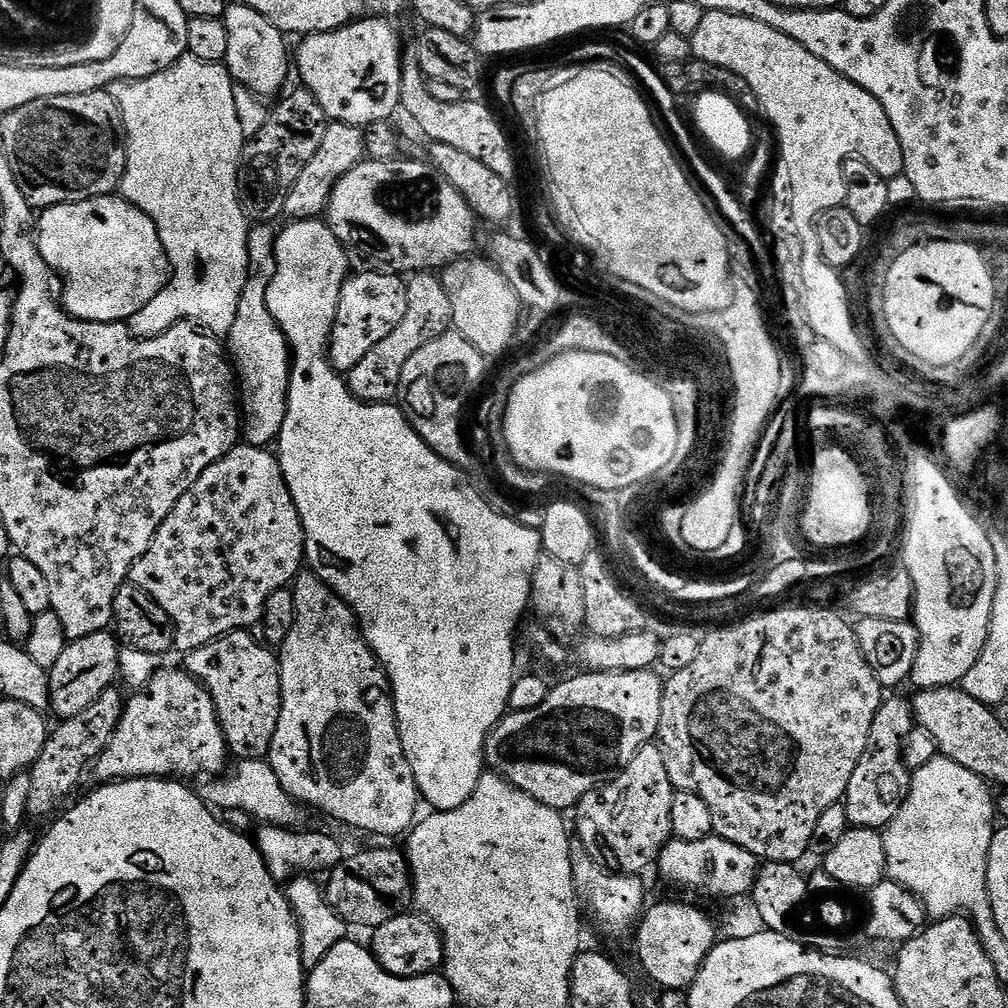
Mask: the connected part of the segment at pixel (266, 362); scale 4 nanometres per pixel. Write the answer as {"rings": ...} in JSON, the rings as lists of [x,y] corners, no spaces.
{"rings":[[[256,222],[249,227],[248,230],[248,281],[244,287],[242,298],[238,302],[238,318],[234,318],[234,326],[230,326],[226,337],[226,348],[230,353],[230,359],[234,365],[234,371],[238,381],[238,395],[242,405],[242,436],[251,447],[268,448],[275,445],[280,438],[282,430],[282,422],[286,422],[286,410],[288,409],[288,387],[290,386],[290,374],[292,373],[292,349],[287,338],[284,336],[283,330],[278,326],[276,319],[270,314],[270,306],[268,305],[268,287],[272,284],[272,279],[276,273],[276,238],[278,235],[277,229],[272,229],[273,225],[268,222]]]}

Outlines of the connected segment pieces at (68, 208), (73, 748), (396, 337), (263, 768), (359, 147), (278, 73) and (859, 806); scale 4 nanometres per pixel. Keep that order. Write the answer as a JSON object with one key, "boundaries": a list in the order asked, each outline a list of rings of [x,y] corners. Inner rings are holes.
{"boundaries":[[[[116,194],[43,209],[38,243],[42,258],[62,281],[64,311],[79,320],[126,322],[170,279],[168,256],[154,222]]],[[[116,686],[107,688],[102,694],[102,698],[98,698],[98,702],[94,702],[94,706],[86,706],[86,710],[82,710],[82,714],[69,720],[60,720],[57,728],[55,725],[51,729],[46,746],[42,746],[42,754],[38,754],[38,758],[32,763],[30,769],[29,817],[48,816],[51,812],[56,811],[59,813],[73,799],[72,791],[79,786],[80,779],[87,772],[89,775],[90,769],[102,754],[102,750],[106,750],[106,746],[122,718],[126,696],[118,689],[119,687]]],[[[425,270],[417,272],[407,281],[408,293],[406,294],[406,315],[402,317],[402,322],[398,322],[398,326],[394,326],[394,330],[390,330],[390,334],[386,338],[382,338],[382,342],[378,342],[378,346],[374,346],[374,350],[370,350],[370,354],[366,354],[366,358],[362,358],[362,362],[358,362],[358,366],[354,366],[346,373],[346,383],[353,396],[357,400],[361,400],[363,404],[391,404],[400,395],[400,379],[402,378],[402,369],[406,366],[406,361],[412,357],[418,350],[422,350],[422,346],[426,346],[426,342],[434,342],[434,338],[443,336],[445,332],[452,328],[452,311],[450,310],[450,294],[446,294],[446,286],[443,279],[435,271]]],[[[267,759],[241,760],[235,766],[237,768],[233,767],[223,778],[209,779],[212,780],[209,784],[198,788],[198,795],[205,804],[224,812],[242,810],[263,824],[299,825],[301,805],[284,789],[282,782],[278,782],[278,774],[274,774]],[[224,778],[225,780],[220,780]]],[[[329,123],[326,134],[322,134],[322,146],[318,146],[314,158],[302,166],[302,174],[298,174],[298,182],[290,190],[284,203],[283,215],[297,220],[315,220],[325,215],[328,199],[334,186],[354,166],[358,166],[365,159],[364,128],[354,124]]],[[[239,2],[229,3],[224,9],[222,19],[226,26],[224,64],[233,81],[243,91],[245,88],[256,96],[279,97],[285,91],[288,68],[290,72],[290,48],[288,52],[289,41],[285,33],[280,32],[278,26],[270,26],[270,22],[266,22],[266,18],[258,14],[258,10],[250,10],[250,6],[242,6]]],[[[885,699],[880,705],[878,714],[874,714],[874,726],[870,726],[870,738],[866,738],[866,750],[862,750],[858,766],[854,766],[850,786],[842,801],[851,827],[883,830],[888,827],[894,814],[898,814],[912,784],[912,772],[904,761],[904,740],[912,727],[914,727],[912,705],[907,699]]]]}

